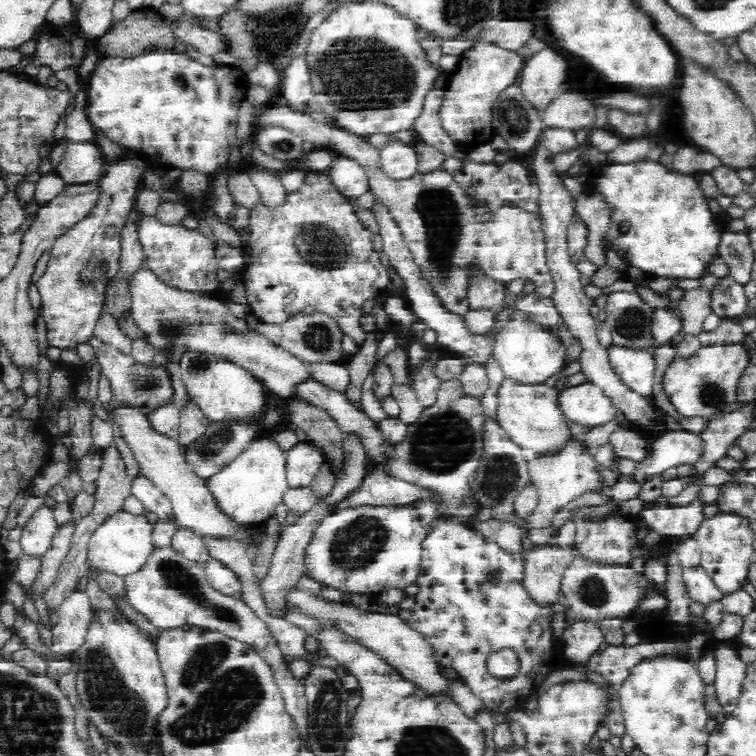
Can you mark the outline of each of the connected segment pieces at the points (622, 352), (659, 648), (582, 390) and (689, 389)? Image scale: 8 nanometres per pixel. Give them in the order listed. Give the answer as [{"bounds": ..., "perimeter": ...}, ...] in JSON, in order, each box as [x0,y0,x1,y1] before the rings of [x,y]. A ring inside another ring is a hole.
[{"bounds":[607,346,655,399],"perimeter":[[[622,346],[607,349],[609,363],[618,378],[633,393],[648,399],[652,395],[655,360],[649,350],[635,350]]]},{"bounds":[407,517,678,714],"perimeter":[[[434,517],[427,524],[426,540],[422,541],[422,564],[420,572],[416,575],[416,594],[414,604],[410,606],[410,616],[407,623],[410,628],[419,632],[431,646],[433,659],[442,667],[450,667],[459,681],[470,690],[474,698],[480,700],[488,714],[508,714],[510,710],[522,708],[524,700],[540,688],[546,678],[562,668],[579,668],[588,672],[602,674],[605,680],[621,685],[628,676],[633,666],[657,654],[666,654],[671,657],[671,652],[678,646],[676,640],[652,644],[641,642],[634,646],[610,646],[606,650],[597,650],[583,661],[572,661],[564,657],[560,636],[556,636],[552,628],[554,610],[550,604],[544,605],[534,599],[532,593],[524,584],[523,554],[511,552],[492,539],[476,532],[462,520],[452,517]],[[512,647],[518,653],[520,670],[508,679],[498,679],[490,676],[486,668],[486,657],[497,648]]]},{"bounds":[557,382,616,428],"perimeter":[[[591,382],[566,387],[557,392],[558,407],[569,423],[589,428],[613,422],[616,407],[613,402]]]},{"bounds":[662,344,750,417],"perimeter":[[[708,344],[700,346],[690,357],[676,356],[666,369],[662,380],[663,388],[676,407],[679,416],[702,417],[718,414],[735,407],[738,398],[738,384],[750,366],[750,350],[744,344]]]}]

